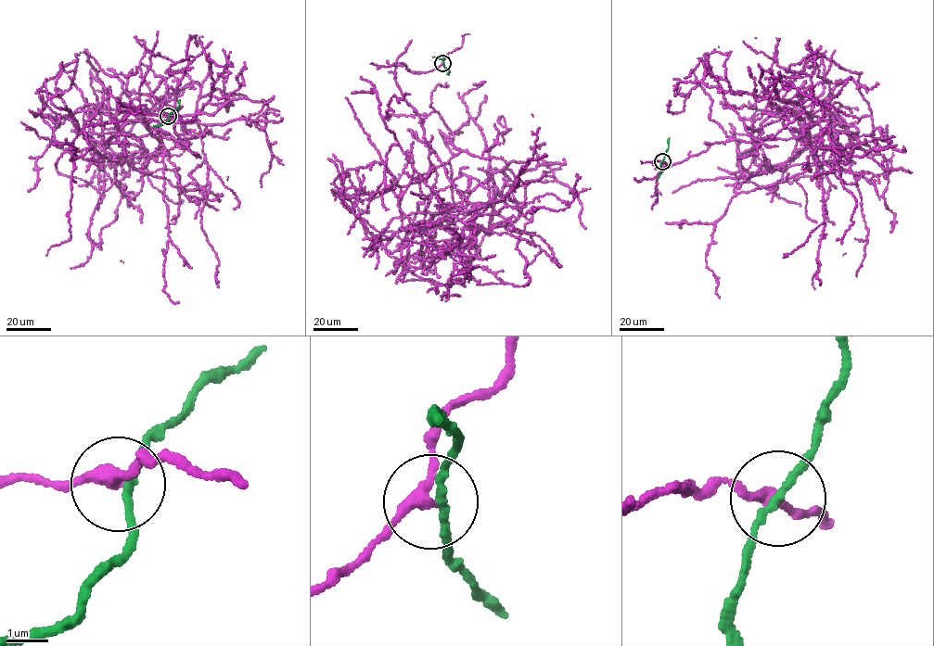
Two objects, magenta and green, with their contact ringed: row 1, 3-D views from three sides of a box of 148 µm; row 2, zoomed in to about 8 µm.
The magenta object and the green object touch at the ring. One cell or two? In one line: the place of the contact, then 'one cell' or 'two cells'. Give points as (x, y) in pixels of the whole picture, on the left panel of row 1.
(168, 116) | two cells

